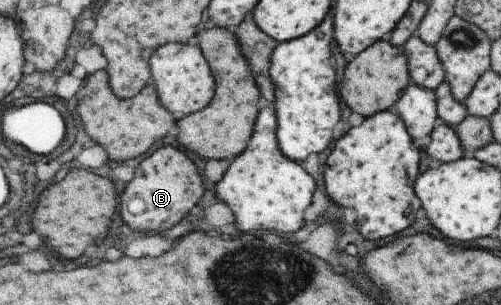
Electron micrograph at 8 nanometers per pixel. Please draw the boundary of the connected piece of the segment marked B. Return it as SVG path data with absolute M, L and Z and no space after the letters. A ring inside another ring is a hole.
M165 145L145 158L121 194L120 216L130 228L143 232L165 232L179 224L189 212L196 213L196 205L203 196L203 182L197 174L195 161L189 153L175 146Z

